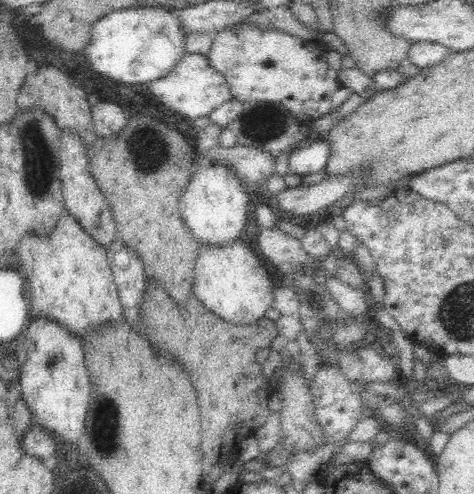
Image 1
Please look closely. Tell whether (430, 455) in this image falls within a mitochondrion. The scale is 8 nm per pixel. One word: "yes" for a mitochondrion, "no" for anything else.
no

